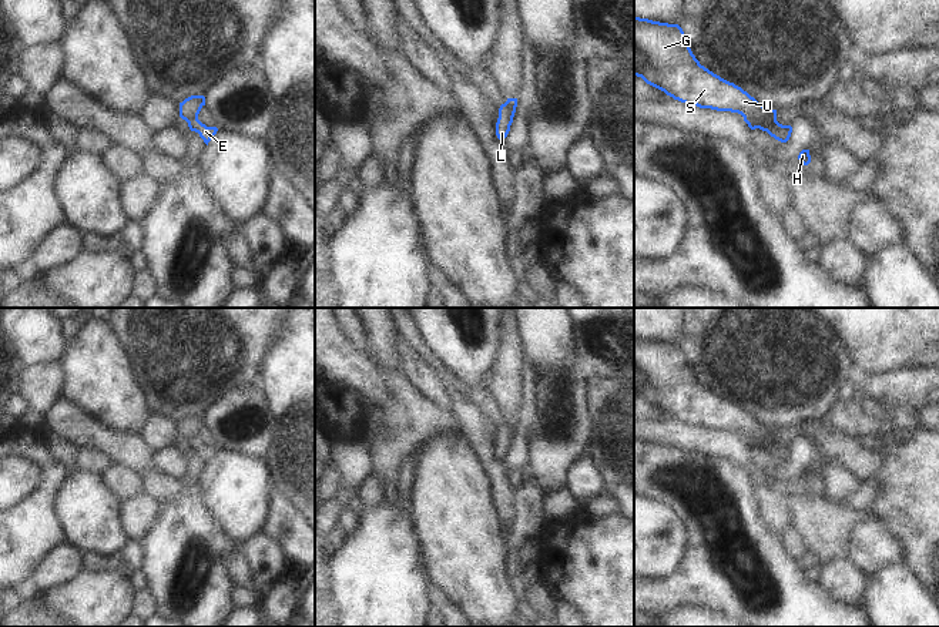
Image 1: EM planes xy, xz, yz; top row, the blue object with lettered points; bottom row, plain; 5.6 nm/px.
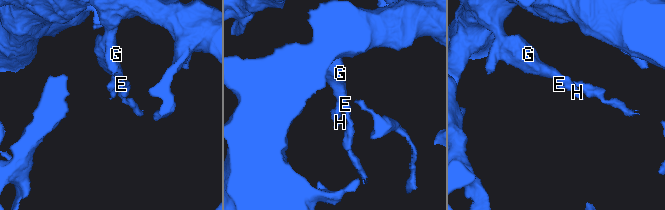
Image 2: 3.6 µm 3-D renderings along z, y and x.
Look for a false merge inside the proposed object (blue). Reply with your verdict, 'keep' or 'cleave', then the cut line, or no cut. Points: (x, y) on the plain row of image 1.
cleave | yz (744, 435), (748, 435), (760, 446)

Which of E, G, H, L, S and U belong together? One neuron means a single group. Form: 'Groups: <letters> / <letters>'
Groups: E / G H L S U.

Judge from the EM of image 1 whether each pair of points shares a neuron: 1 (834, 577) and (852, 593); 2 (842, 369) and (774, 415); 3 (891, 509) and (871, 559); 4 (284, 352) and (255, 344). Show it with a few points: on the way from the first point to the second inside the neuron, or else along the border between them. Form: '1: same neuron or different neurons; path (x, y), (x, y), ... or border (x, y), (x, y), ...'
1: same neuron; path (838, 579), (848, 589)
2: same neuron; path (825, 369), (820, 369), (791, 398)
3: different neurons; border (874, 517), (896, 543), (899, 557)
4: different neurons; border (284, 322), (265, 356), (258, 379)

